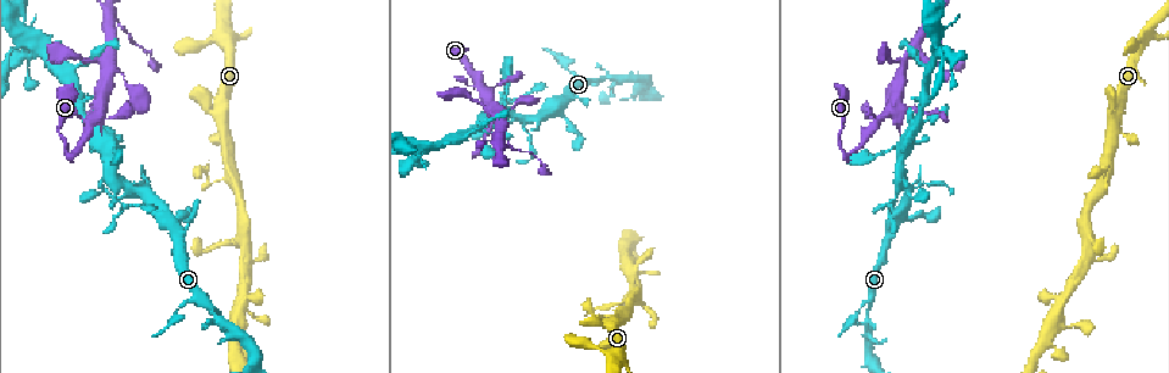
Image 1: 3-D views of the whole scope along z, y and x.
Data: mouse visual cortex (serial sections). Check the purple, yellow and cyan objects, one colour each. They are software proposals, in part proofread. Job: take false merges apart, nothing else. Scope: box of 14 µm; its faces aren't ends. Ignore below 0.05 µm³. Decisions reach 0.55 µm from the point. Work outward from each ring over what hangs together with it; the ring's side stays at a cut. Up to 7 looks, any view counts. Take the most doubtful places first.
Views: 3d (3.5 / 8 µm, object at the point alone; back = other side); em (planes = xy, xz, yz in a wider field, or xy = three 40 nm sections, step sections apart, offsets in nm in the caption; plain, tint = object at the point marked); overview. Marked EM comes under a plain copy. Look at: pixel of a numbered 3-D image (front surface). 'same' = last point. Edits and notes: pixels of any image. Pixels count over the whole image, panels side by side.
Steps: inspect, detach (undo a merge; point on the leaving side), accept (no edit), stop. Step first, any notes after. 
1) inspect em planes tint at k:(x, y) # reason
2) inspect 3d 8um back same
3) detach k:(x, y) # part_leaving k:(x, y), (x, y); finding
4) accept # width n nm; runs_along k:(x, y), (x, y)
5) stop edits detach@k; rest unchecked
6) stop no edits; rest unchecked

inspect 3d 3.5um at 1:(599, 315) # thick turns thin

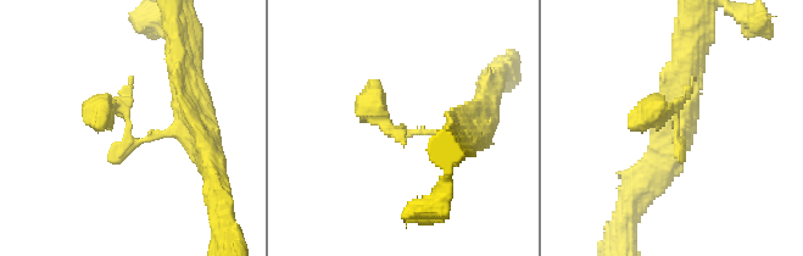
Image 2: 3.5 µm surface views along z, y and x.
inspect em planes tint at 2:(393, 129) # now the EM

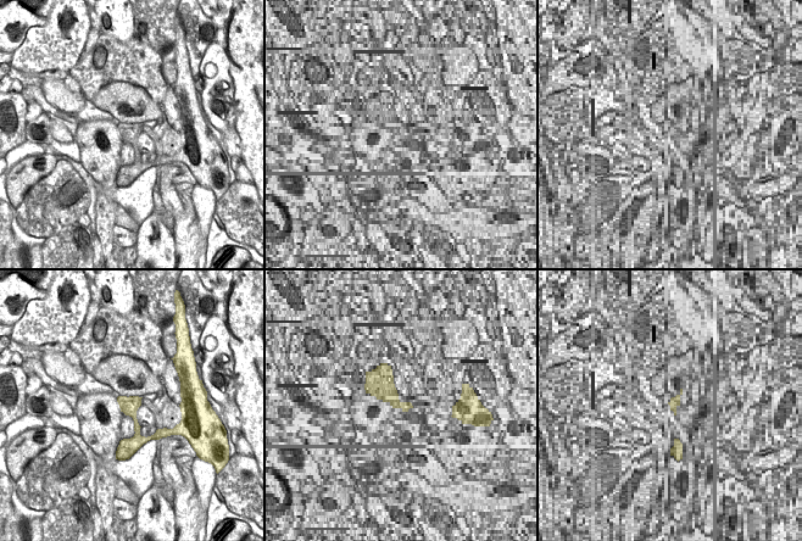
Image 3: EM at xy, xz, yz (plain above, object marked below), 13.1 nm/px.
accept # one cell here

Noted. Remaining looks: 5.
inspect 3d 3.5um at 1:(111, 18) # small branch off a trunk

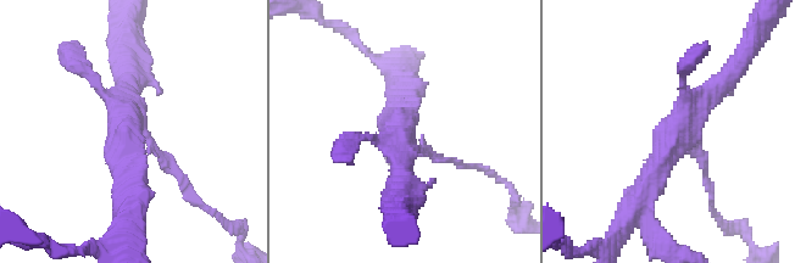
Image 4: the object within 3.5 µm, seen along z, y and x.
inspect em planes tint at 4:(126, 134)

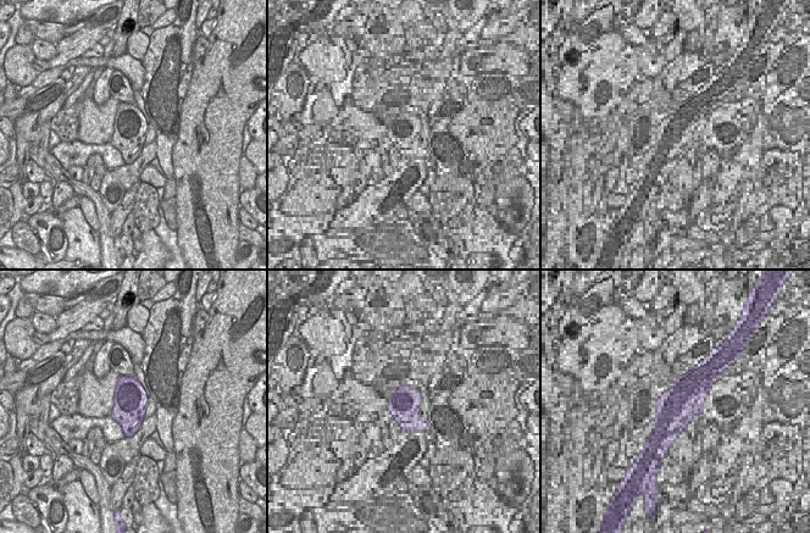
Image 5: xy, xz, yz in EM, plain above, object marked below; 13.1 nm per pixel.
accept # width 440 nm; runs_along 4:(638, 200), (690, 113), (734, 70); continuous, no second cell

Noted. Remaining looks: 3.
inspect 3d 3.5um at 1:(213, 317) # a narrow waist

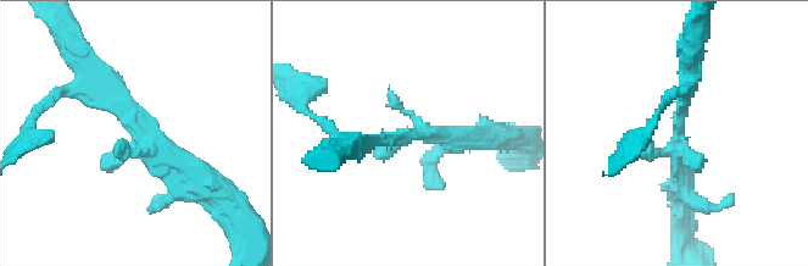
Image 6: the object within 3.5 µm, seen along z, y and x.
inspect em xy step 1 tint at 6:(409, 138)

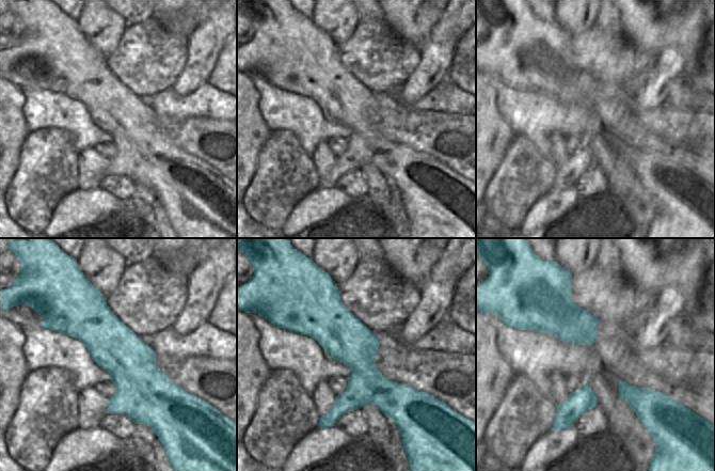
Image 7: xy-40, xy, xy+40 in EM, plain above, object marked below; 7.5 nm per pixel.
accept # one cell here

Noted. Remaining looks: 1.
stop no edits; rest unchecked

